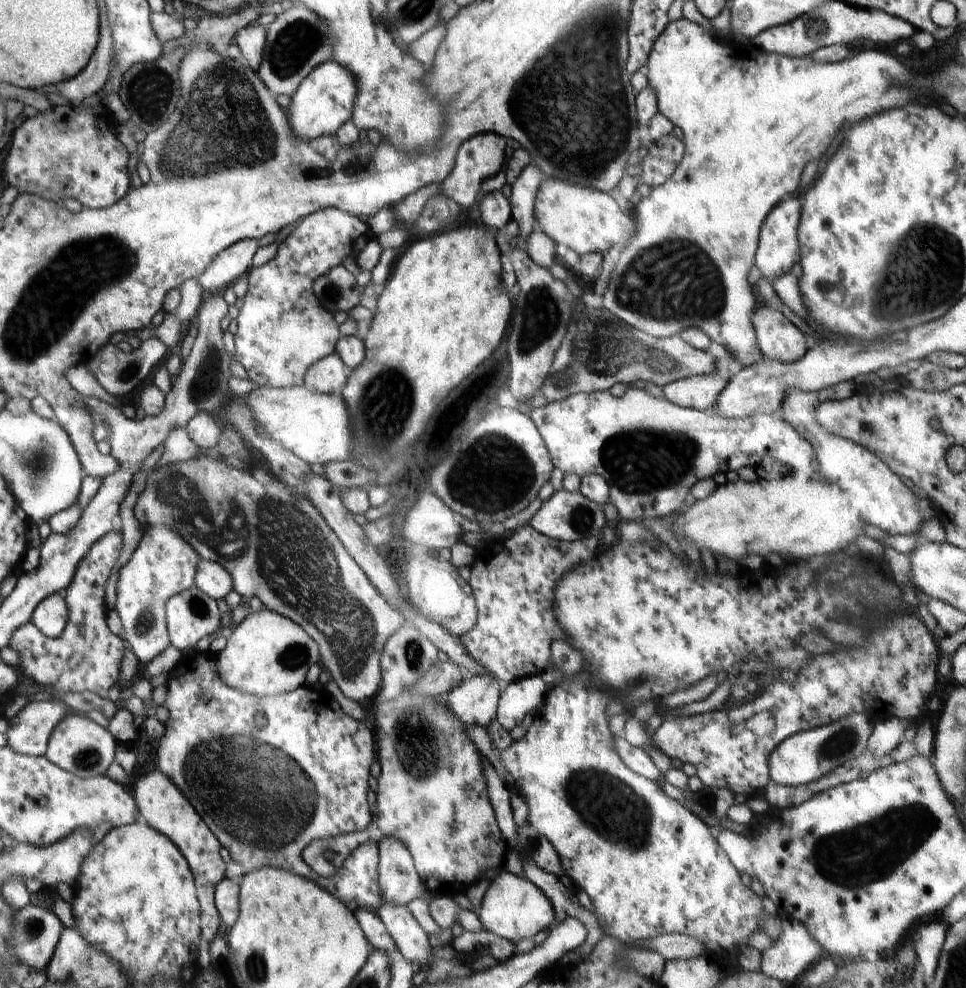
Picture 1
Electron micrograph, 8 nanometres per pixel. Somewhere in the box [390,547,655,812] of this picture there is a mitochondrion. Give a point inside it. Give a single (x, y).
(417, 750)

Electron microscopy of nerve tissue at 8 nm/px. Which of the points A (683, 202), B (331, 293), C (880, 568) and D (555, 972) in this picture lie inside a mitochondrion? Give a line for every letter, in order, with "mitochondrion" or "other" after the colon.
A: other
B: mitochondrion
C: other
D: other

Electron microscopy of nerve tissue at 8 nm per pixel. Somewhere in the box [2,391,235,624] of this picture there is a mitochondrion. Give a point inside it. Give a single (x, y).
(36, 462)

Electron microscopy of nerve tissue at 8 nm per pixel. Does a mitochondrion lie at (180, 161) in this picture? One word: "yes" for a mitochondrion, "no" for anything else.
yes

